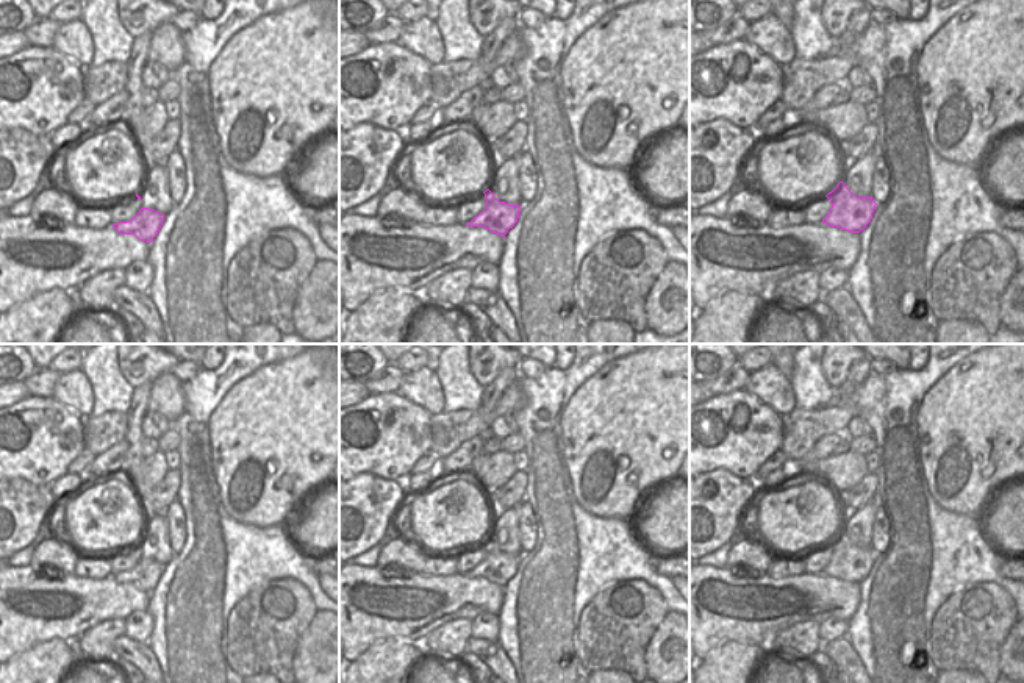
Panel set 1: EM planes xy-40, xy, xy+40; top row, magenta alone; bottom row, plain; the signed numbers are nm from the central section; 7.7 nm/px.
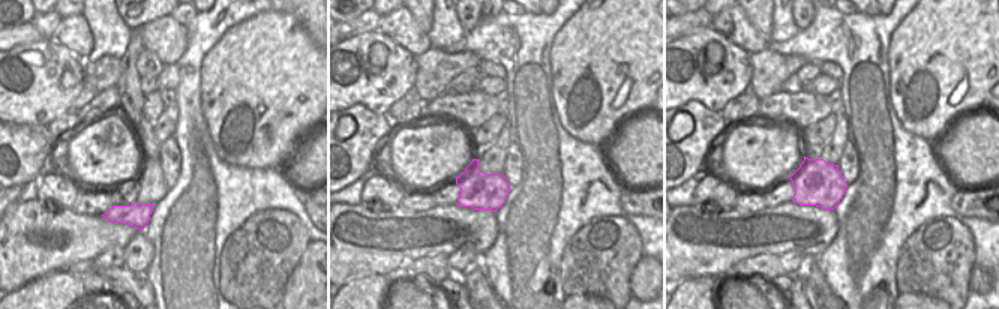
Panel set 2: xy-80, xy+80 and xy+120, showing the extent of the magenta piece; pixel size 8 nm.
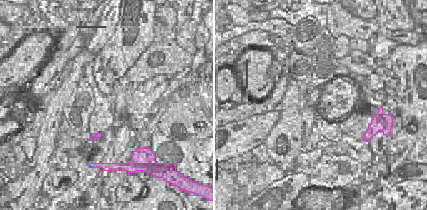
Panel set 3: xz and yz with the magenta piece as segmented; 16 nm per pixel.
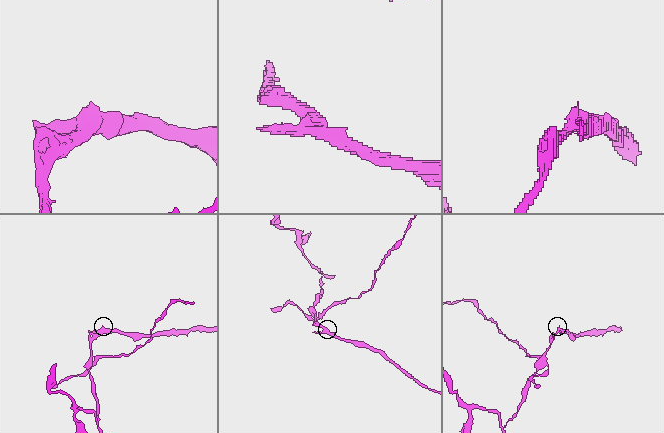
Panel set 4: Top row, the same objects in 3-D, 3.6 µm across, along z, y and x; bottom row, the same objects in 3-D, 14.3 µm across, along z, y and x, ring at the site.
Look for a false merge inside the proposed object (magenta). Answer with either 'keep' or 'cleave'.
cleave

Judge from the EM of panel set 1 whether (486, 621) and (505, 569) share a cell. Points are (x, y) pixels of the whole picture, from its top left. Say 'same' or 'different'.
different

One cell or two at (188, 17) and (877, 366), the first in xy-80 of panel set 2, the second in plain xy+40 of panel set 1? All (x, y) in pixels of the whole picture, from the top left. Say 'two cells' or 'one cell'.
one cell

